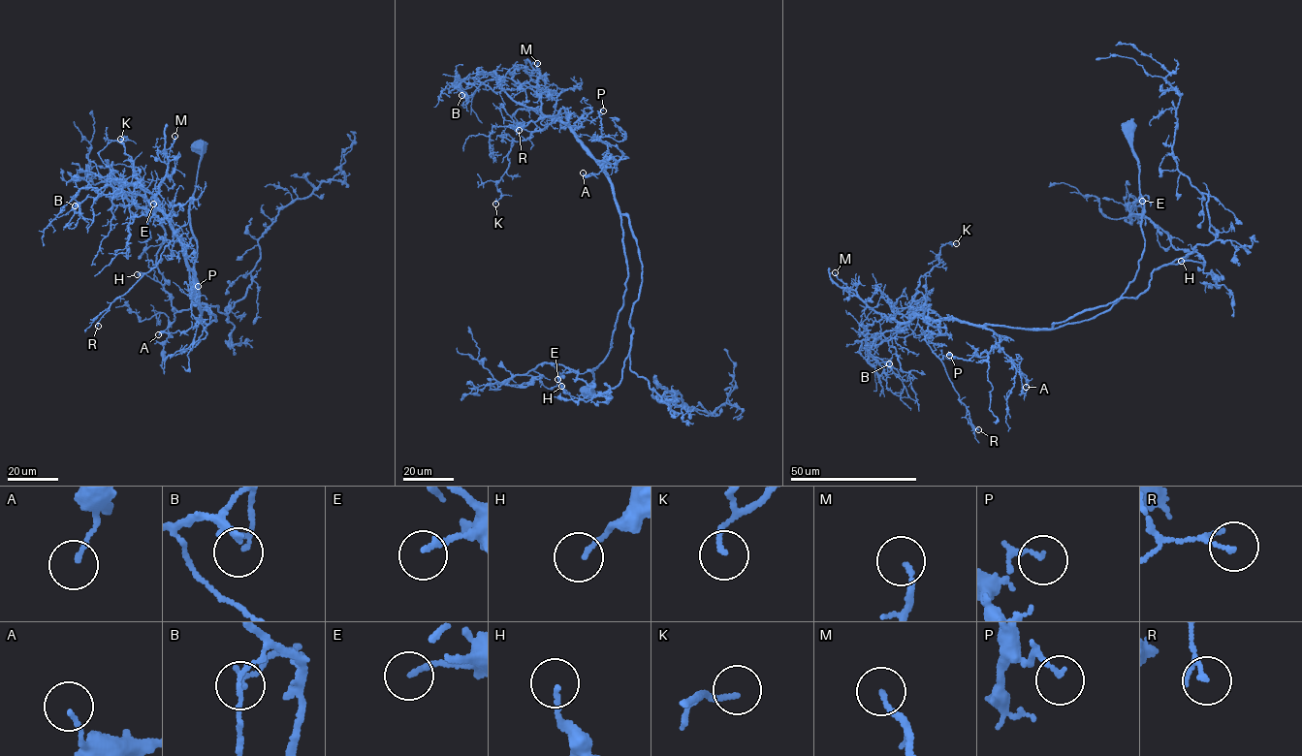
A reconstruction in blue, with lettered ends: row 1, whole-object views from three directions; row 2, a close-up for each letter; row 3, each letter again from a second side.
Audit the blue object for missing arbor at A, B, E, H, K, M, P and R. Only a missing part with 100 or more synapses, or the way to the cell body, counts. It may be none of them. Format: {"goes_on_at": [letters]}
{"goes_on_at": ["M"]}

